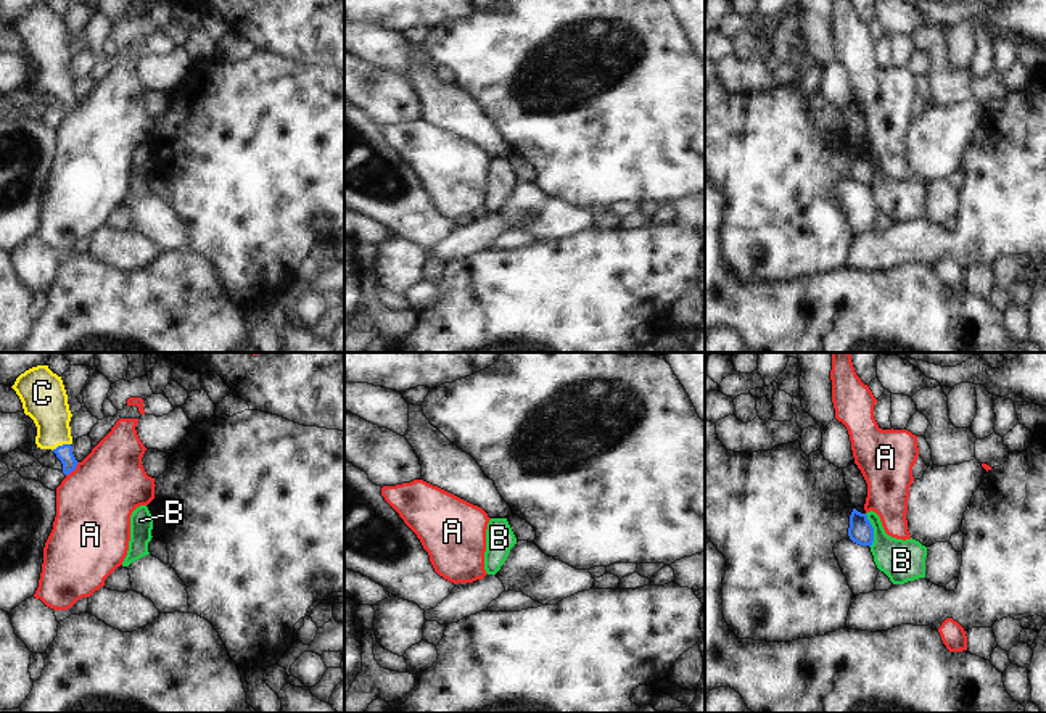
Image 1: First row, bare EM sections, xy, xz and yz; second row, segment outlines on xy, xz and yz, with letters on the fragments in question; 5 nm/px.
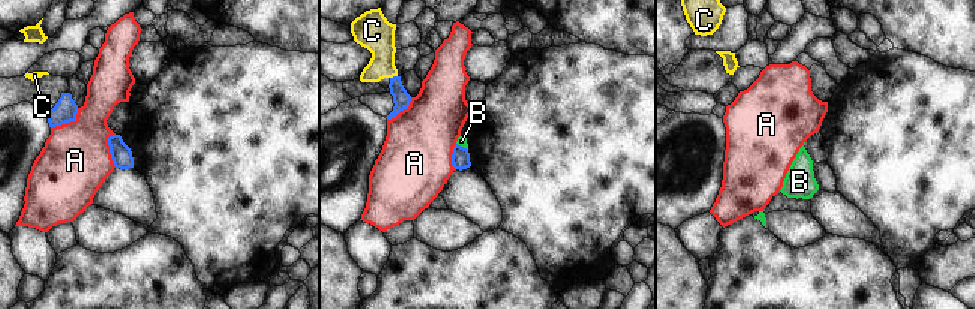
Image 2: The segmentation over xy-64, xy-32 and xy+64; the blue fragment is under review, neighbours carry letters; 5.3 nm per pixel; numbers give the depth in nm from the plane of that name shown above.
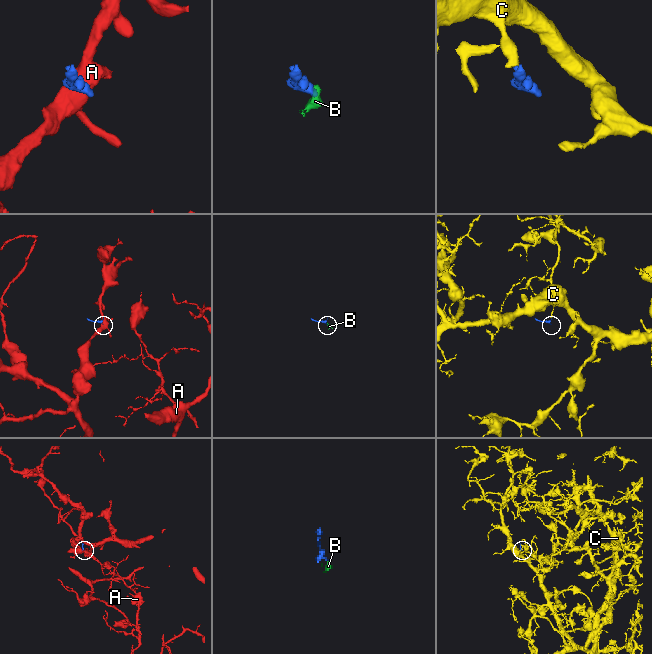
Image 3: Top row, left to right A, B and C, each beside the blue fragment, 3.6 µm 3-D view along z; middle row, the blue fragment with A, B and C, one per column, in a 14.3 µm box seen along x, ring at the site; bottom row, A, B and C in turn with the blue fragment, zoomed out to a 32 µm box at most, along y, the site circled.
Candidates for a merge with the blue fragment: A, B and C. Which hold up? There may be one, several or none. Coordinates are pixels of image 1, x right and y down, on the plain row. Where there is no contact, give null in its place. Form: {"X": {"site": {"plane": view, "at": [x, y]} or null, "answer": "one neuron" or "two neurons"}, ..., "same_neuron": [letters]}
{"A": {"site": {"plane": "xy", "at": [73, 110]}, "answer": "two neurons"}, "B": {"site": {"plane": "yz", "at": [873, 169]}, "answer": "two neurons"}, "C": {"site": {"plane": "xy", "at": [60, 86]}, "answer": "one neuron"}, "same_neuron": ["C"]}

